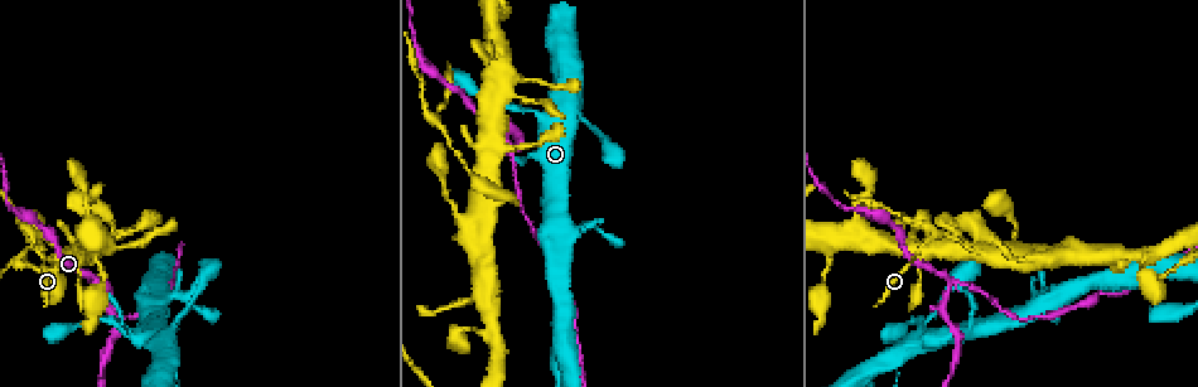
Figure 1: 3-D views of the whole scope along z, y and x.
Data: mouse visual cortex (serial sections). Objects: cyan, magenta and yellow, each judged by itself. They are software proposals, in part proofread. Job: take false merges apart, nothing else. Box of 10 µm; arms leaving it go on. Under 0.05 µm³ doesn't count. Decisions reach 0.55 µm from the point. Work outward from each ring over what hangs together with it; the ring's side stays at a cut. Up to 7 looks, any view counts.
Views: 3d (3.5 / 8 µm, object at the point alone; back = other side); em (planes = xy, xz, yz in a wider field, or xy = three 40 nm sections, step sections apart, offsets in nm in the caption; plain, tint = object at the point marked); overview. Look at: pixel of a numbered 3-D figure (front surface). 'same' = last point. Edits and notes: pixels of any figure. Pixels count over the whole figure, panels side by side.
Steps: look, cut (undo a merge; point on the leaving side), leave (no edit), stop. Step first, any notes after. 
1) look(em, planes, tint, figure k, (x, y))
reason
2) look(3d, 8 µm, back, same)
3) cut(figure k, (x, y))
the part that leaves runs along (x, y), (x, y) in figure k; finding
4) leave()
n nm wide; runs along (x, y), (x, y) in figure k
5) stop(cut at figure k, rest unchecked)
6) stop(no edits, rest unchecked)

look(3d, 3.5 µm, figure 1, (93, 275))
side arm on a straight run

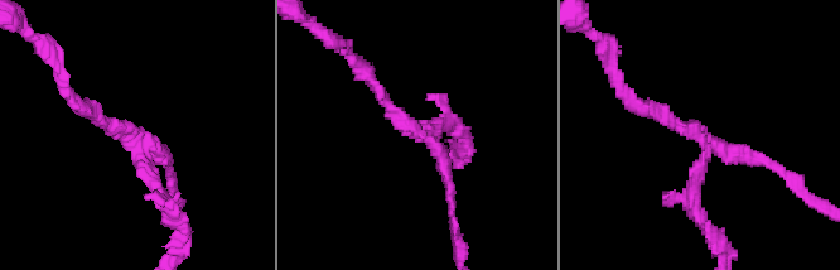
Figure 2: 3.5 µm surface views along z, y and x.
look(em, xy, step 5, tint, figure 2, (422, 134))

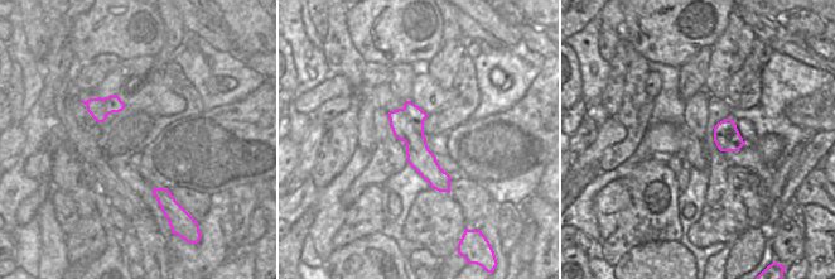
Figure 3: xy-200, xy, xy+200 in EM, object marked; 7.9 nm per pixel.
cut(figure 2, (154, 188))
3 arms; the part that leaves runs along (134, 144), (184, 228), (179, 245) in figure 2; a second cell is stuck on

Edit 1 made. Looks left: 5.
look(3d, 3.5 µm, figure 1, (162, 304))
two arms in line, one across

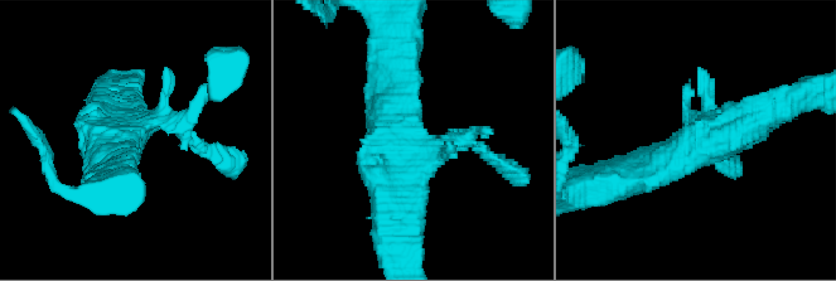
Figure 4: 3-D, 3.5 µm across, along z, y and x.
look(em, planes, tint, figure 4, (130, 136))
3 arms; arms of 200, 400, 450 nm

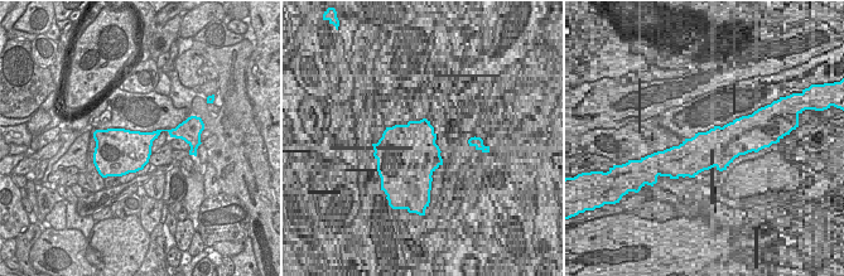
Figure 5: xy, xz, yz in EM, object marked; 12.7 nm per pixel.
look(em, xy, step 5, tint, same)

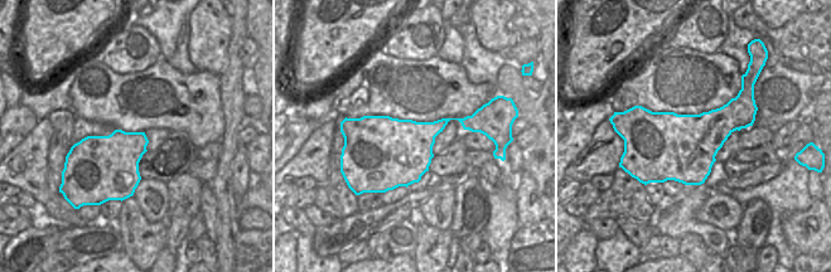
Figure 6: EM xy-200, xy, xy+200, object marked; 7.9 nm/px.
leave()
runs along (626, 175), (725, 137), (773, 106) in figure 4; continuous, no second cell

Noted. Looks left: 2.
look(3d, 3.5 µm, figure 1, (930, 235))
arms part here

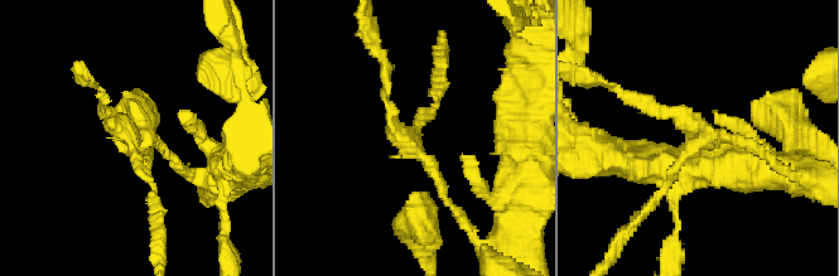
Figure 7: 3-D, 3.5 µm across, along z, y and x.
look(em, xy, step 2, tint, figure 7, (701, 140))
need the tissue

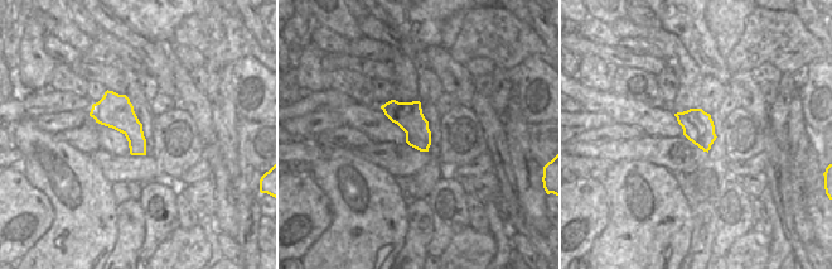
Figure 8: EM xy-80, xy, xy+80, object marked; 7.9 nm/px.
leave()
runs along (655, 201), (707, 135), (767, 154) in figure 7; one cell here

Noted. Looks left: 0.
stop(cut at figure 2, rest unchecked)

